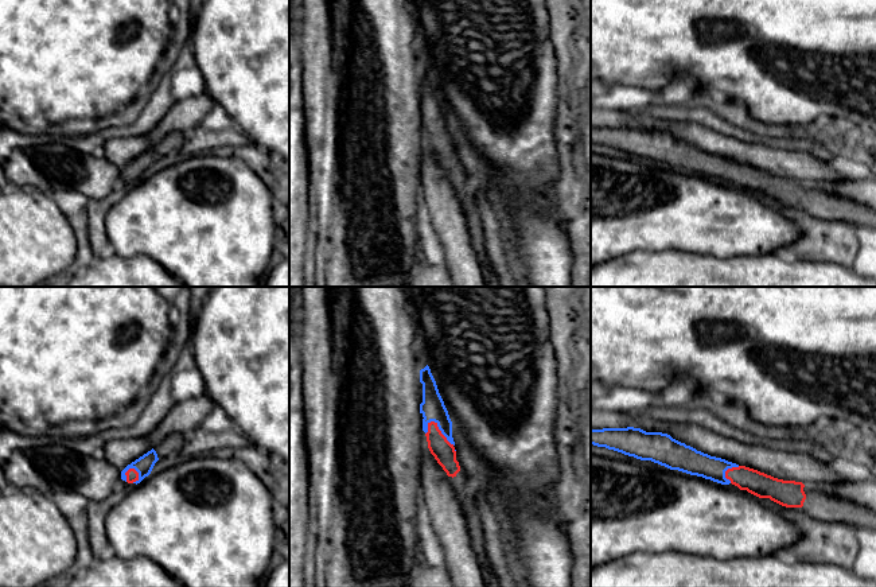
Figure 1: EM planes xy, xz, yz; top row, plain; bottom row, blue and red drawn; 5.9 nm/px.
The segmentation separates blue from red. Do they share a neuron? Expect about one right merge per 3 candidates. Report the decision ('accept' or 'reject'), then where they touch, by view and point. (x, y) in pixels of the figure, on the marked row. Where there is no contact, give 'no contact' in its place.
accept; contact xz (440, 430)

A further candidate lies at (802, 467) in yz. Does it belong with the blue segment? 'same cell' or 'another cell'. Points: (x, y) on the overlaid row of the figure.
another cell

